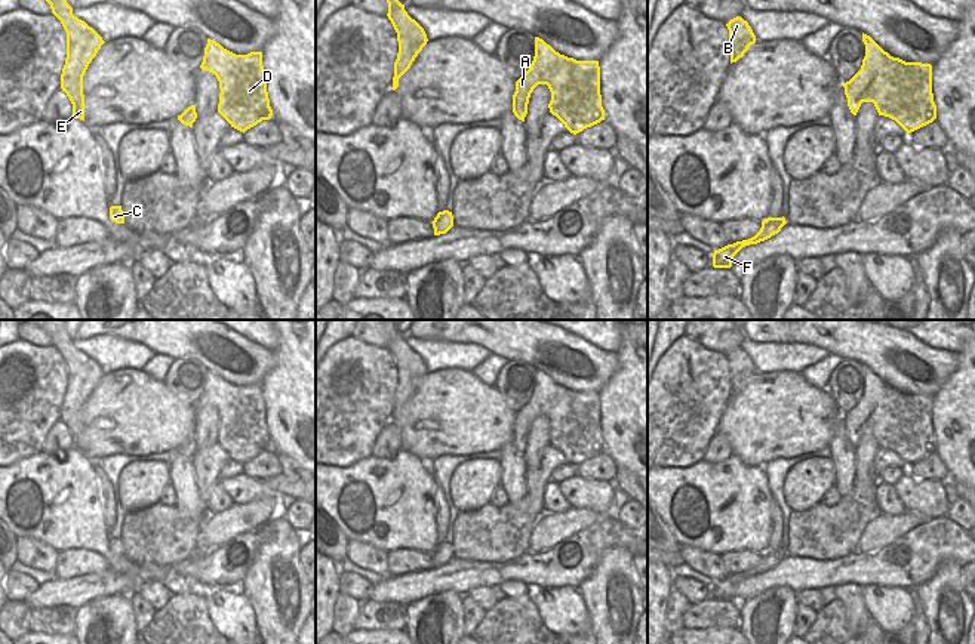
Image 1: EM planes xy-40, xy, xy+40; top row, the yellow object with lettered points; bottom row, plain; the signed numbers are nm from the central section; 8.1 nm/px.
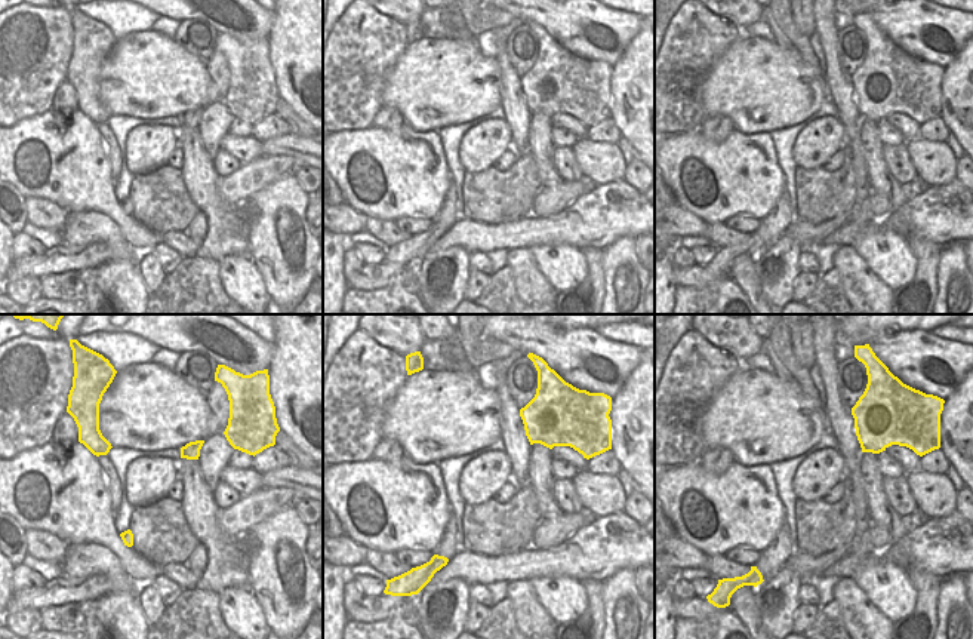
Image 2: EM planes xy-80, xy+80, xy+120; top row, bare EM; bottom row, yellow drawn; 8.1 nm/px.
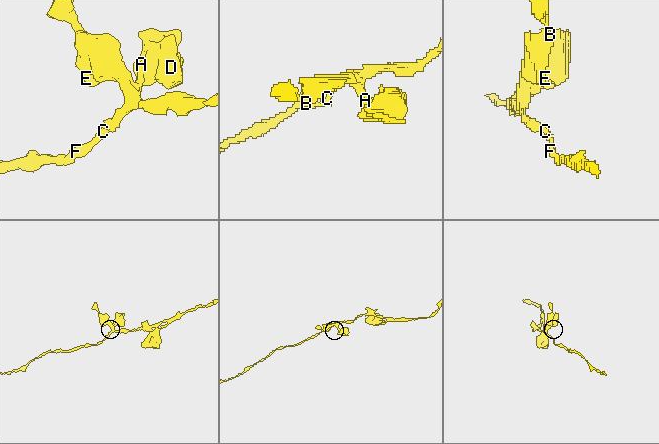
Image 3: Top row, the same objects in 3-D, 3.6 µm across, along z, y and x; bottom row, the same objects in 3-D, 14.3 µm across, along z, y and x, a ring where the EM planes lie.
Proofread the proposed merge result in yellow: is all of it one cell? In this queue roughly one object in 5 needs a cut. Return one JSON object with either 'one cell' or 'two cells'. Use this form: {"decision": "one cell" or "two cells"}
{"decision": "one cell"}

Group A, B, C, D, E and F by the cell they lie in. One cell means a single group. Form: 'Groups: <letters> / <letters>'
Groups: A B C D E F

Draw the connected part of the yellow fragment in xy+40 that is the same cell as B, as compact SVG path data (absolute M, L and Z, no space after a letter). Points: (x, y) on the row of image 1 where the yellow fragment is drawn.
M741 16L731 19L726 24L726 27L729 30L731 38L731 64L732 64L742 58L748 47L756 43L756 36L748 22L744 21Z

